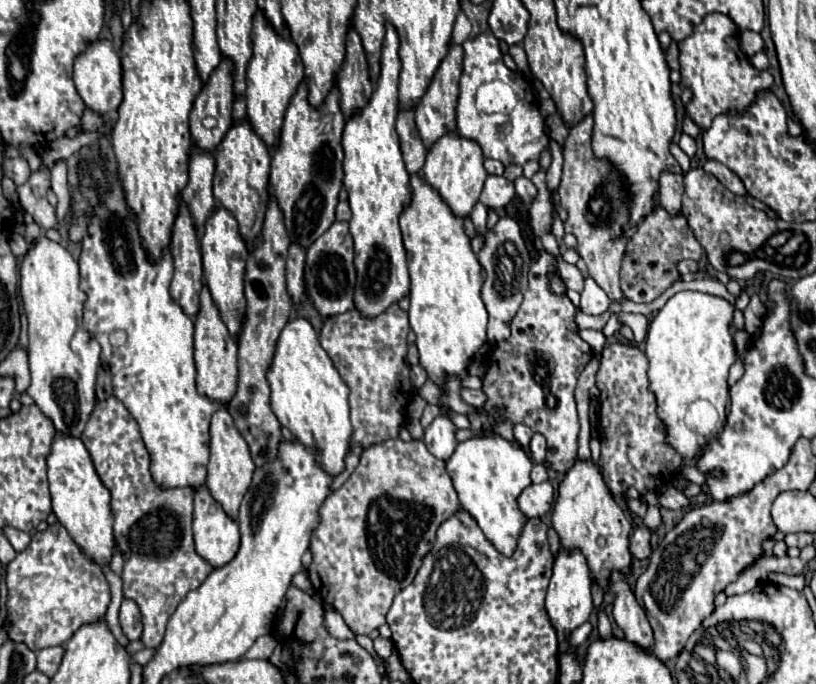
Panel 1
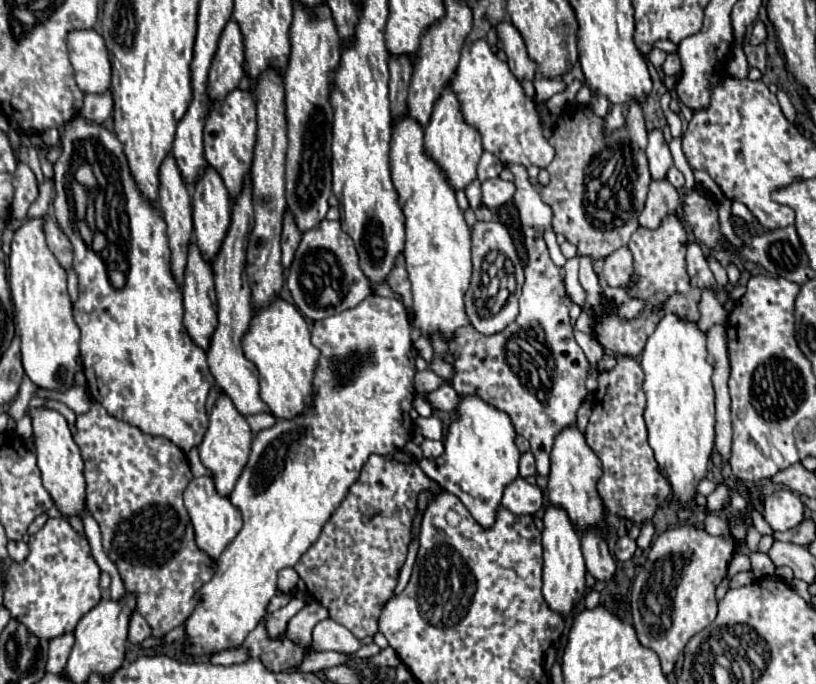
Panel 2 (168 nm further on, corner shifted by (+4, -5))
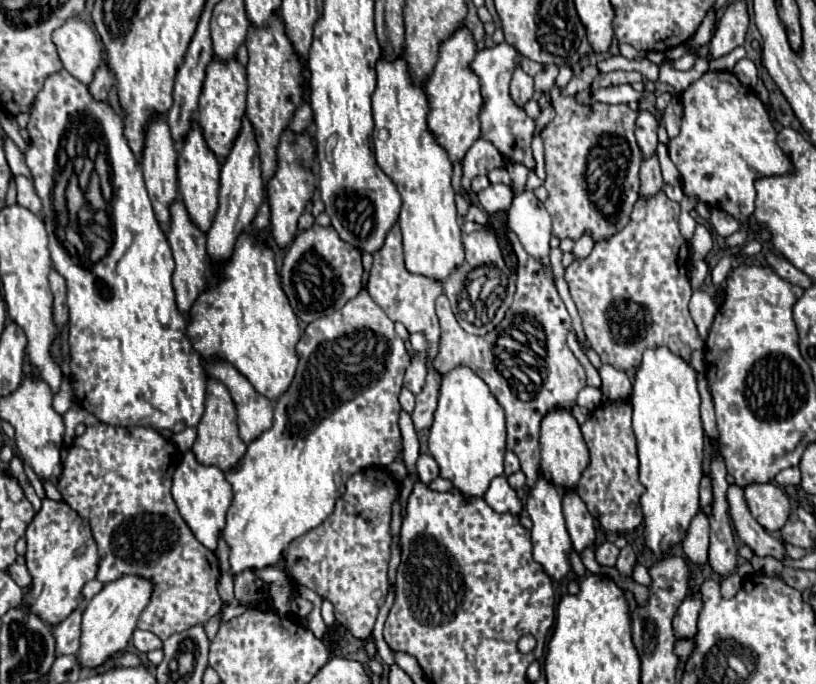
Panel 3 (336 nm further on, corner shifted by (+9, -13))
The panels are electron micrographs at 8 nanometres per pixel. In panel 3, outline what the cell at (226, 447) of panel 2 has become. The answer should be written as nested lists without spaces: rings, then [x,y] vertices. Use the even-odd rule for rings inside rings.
[[[208,378],[208,388],[206,388],[206,402],[204,402],[204,416],[198,424],[198,438],[192,446],[192,452],[196,460],[204,466],[216,466],[222,472],[234,472],[240,466],[242,456],[246,454],[246,442],[238,436],[238,426],[236,426],[236,408],[234,402],[226,390],[224,384],[218,380]]]

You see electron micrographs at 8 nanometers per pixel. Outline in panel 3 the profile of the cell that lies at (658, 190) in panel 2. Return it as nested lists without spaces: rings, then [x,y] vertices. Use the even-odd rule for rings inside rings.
[[[648,158],[648,160],[642,160],[642,166],[640,166],[640,194],[642,198],[652,198],[656,196],[662,188],[664,188],[664,180],[662,180],[662,174],[660,174],[660,166],[658,166],[658,158]]]

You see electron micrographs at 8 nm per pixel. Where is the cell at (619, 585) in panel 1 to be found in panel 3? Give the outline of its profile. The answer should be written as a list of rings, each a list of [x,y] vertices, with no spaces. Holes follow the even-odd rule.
[[[564,492],[562,498],[566,528],[572,538],[574,550],[582,554],[586,548],[594,548],[596,532],[594,532],[594,518],[586,510],[586,504],[578,498],[576,492]]]

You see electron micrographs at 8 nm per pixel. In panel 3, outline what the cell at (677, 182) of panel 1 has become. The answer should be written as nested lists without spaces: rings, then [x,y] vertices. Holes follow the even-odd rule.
[[[640,110],[638,120],[636,120],[636,140],[638,140],[638,146],[640,146],[644,158],[654,156],[654,152],[656,152],[656,146],[658,146],[656,130],[658,130],[656,118],[650,112]]]

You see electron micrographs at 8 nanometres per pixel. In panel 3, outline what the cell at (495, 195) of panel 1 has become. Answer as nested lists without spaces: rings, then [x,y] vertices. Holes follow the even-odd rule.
[[[490,184],[486,190],[478,194],[478,202],[488,214],[508,210],[512,204],[512,198],[514,198],[514,192],[506,184]]]

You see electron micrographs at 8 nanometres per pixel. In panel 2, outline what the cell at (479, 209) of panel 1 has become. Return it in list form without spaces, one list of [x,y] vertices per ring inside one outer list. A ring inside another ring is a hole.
[[[473,180],[467,188],[467,198],[469,198],[469,206],[475,210],[477,206],[481,206],[481,182],[479,180]]]

